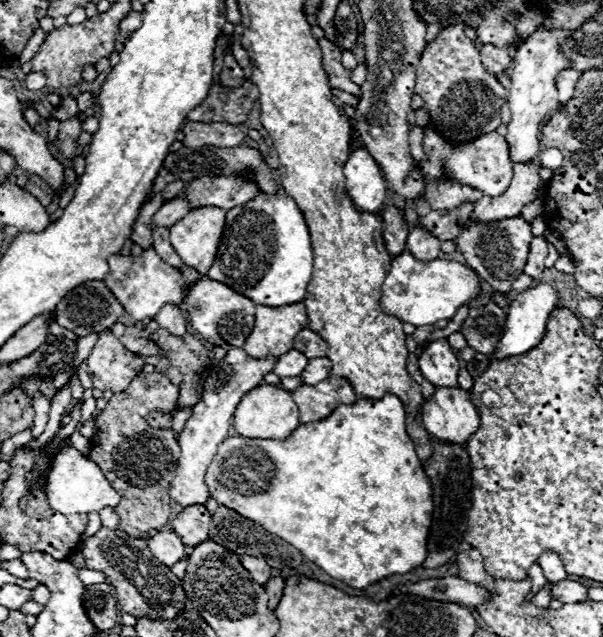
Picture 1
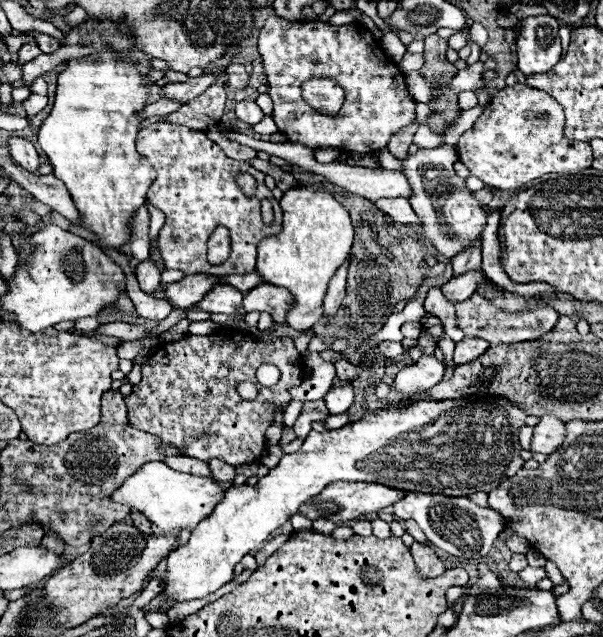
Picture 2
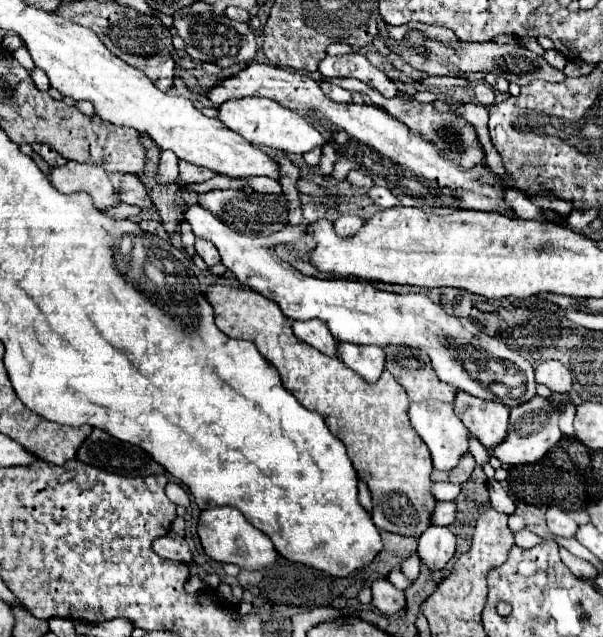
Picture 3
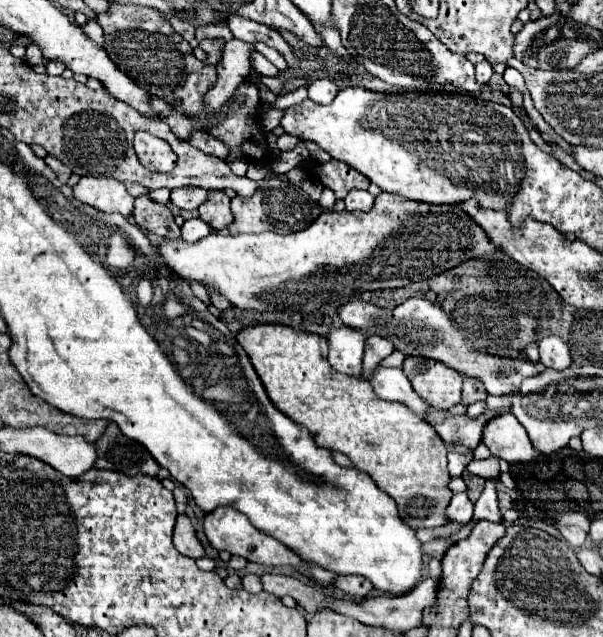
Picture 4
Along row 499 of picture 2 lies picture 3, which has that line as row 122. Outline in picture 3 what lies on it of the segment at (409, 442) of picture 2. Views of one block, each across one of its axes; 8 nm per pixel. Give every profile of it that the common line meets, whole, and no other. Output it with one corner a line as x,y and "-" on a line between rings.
236,98
236,100
224,102
218,110
220,110
218,118
230,130
234,130
244,140
258,144
258,146
270,146
270,148
278,148
282,152
304,154
316,146
322,148
326,144
324,136
306,118
302,118
294,110
288,110
286,106
280,106
278,102
268,100
268,98

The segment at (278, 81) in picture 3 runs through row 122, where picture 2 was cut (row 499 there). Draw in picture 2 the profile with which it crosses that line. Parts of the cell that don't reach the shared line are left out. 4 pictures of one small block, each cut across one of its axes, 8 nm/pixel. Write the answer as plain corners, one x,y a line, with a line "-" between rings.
336,481
326,486
324,492
320,492
316,498
310,498
304,506
300,506
300,512
304,512
310,520
328,518
332,522
350,522
350,520
356,520
358,516
366,516
366,514
384,510
384,508
392,506
394,502
400,502
404,496
406,496
404,490
394,490
390,486
376,484
376,482

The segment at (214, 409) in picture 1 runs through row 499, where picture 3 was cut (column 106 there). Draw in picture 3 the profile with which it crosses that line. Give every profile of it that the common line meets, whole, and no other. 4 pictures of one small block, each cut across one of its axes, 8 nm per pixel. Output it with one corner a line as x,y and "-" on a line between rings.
68,162
66,166
52,168
50,182
64,194
88,192
94,198
96,208
100,210
120,204
120,200
116,198
116,188
112,186
108,172
96,164

